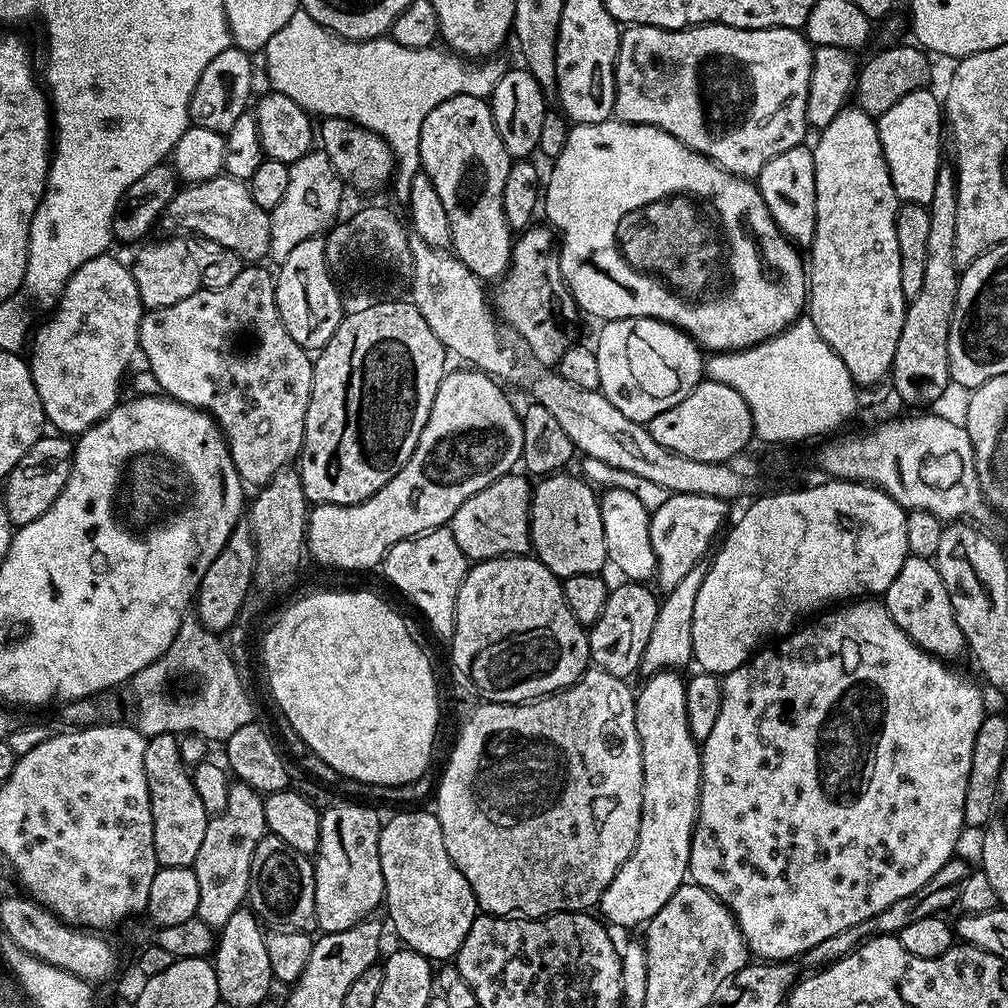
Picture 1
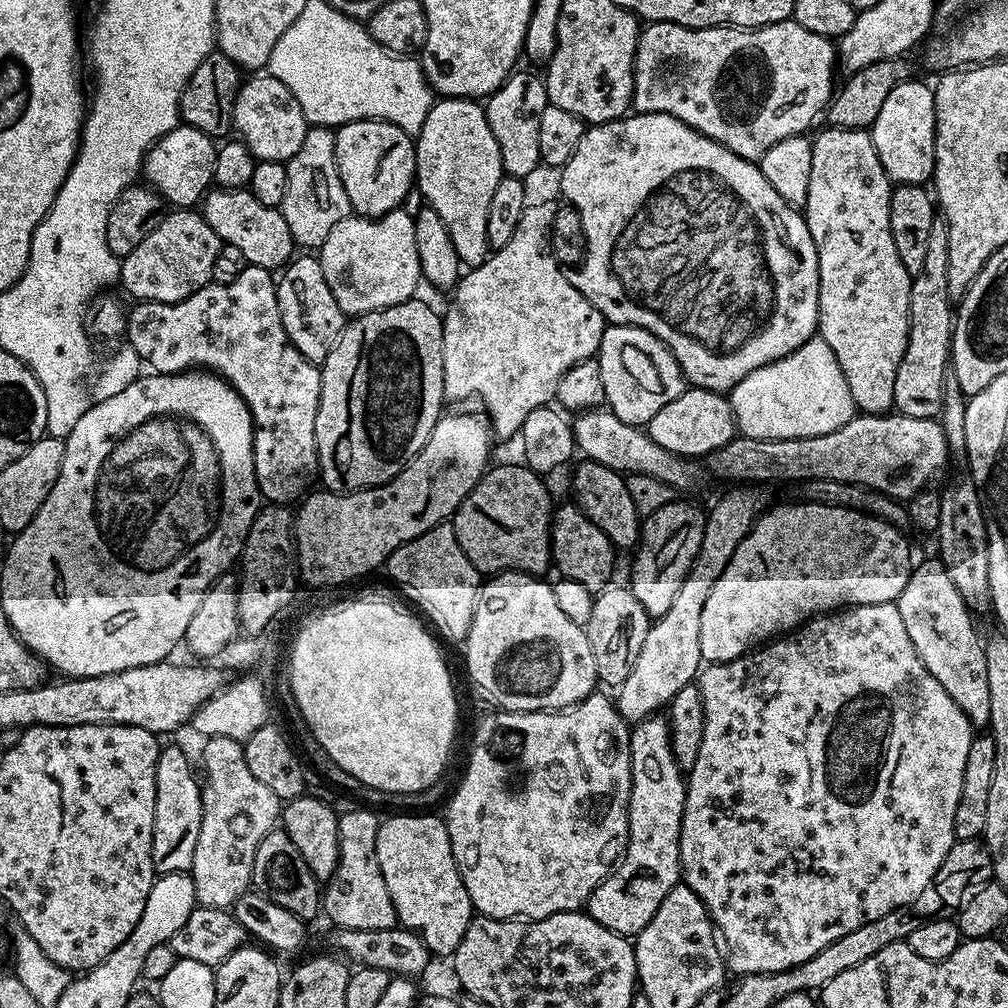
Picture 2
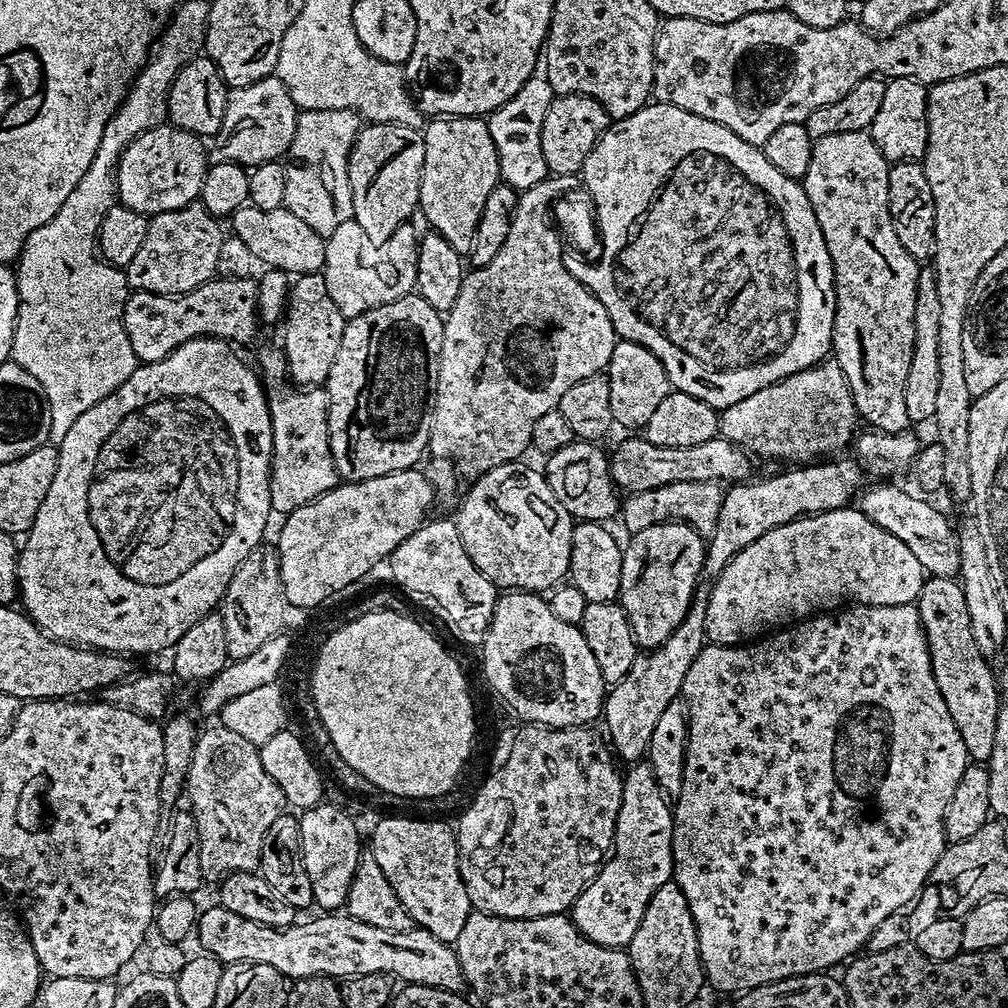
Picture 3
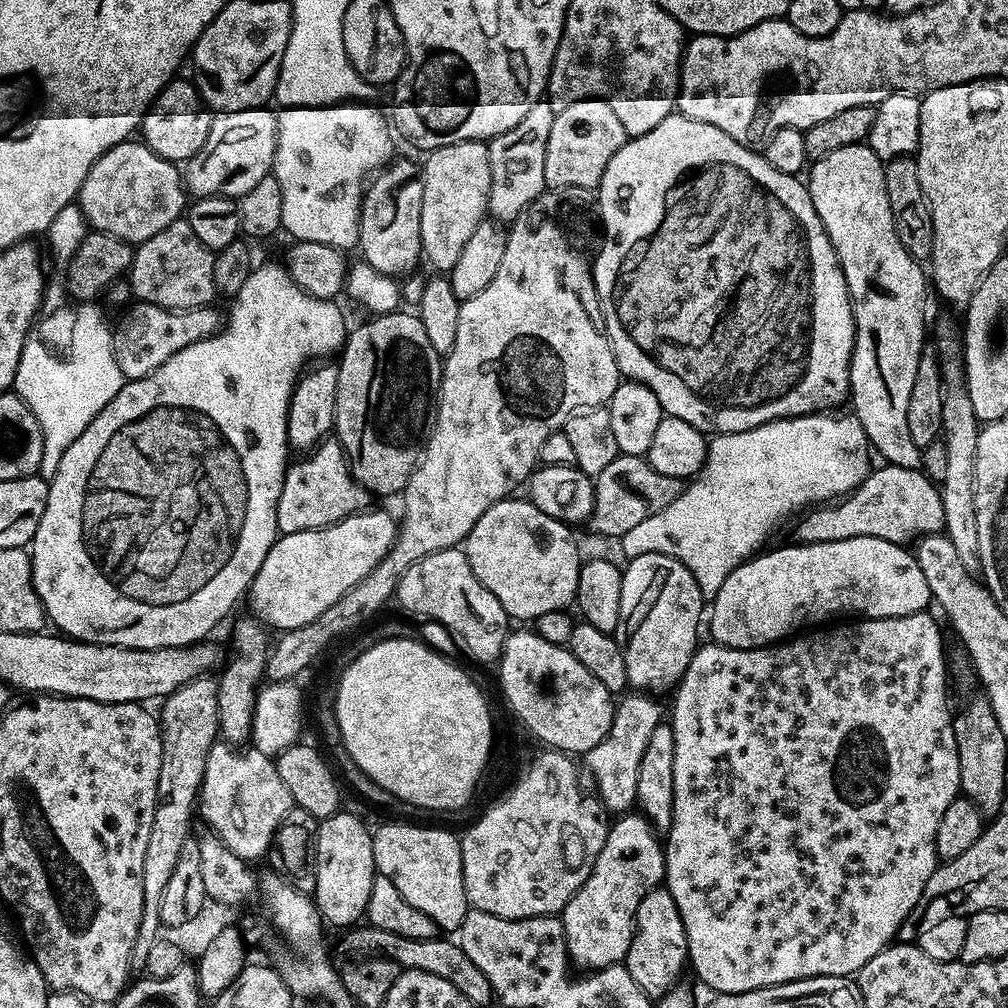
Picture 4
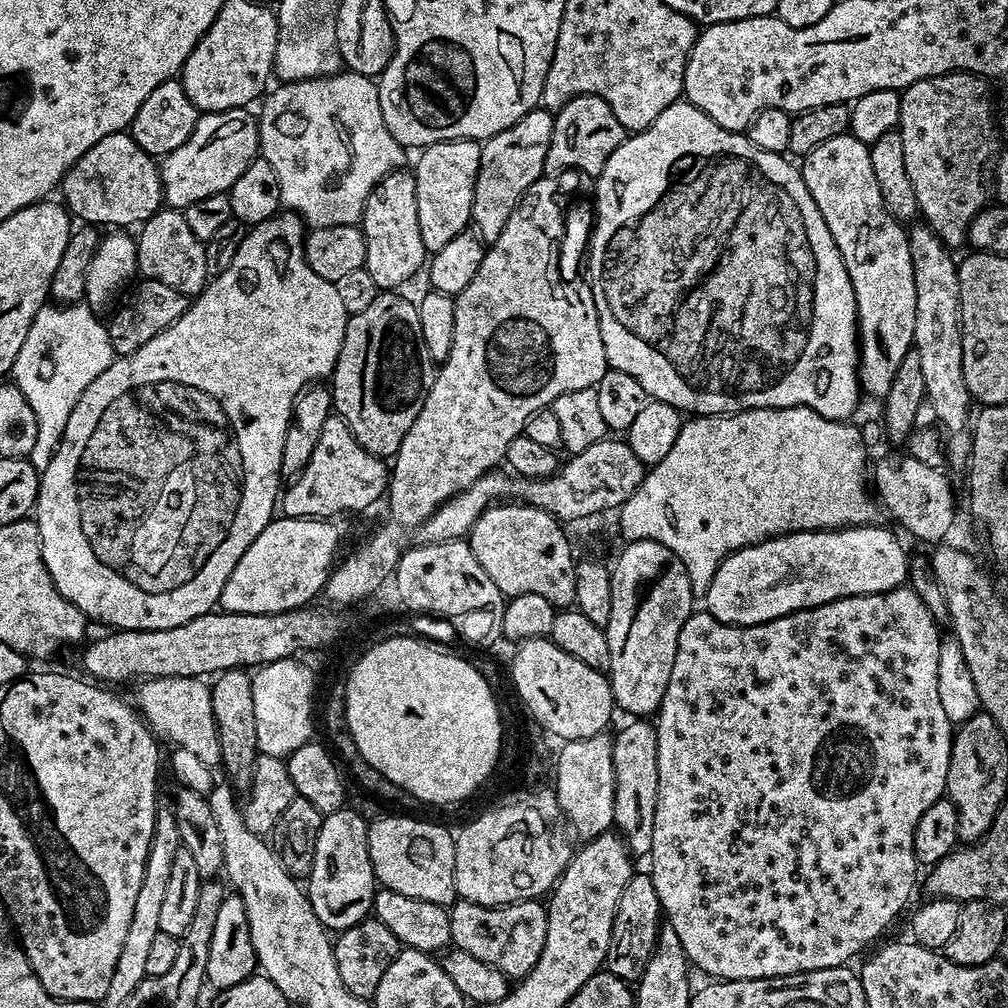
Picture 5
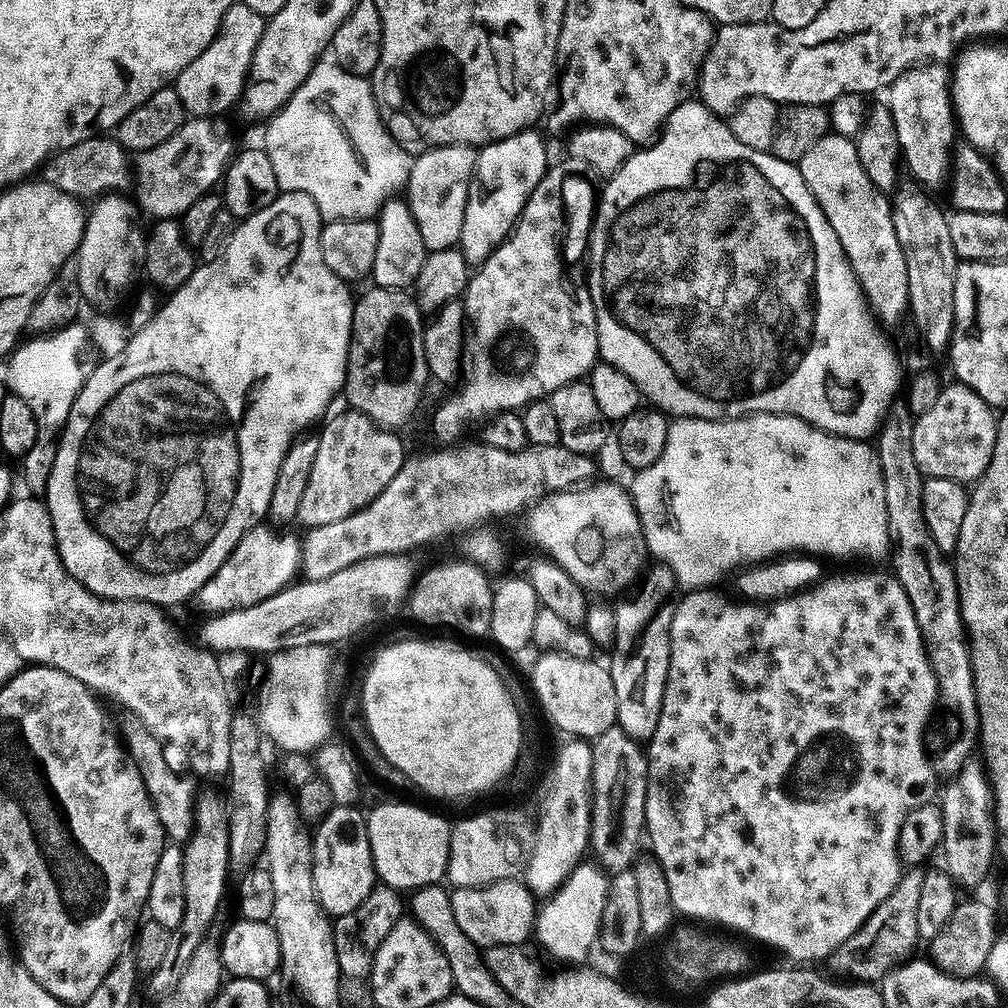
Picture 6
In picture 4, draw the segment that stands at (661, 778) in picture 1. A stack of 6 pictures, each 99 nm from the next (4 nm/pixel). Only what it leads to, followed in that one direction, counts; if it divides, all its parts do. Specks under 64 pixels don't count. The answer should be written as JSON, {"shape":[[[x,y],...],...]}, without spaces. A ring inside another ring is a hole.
{"shape":[[[624,814],[608,829],[608,837],[592,864],[592,872],[570,897],[562,913],[564,944],[576,964],[586,970],[619,965],[632,941],[638,902],[664,878],[664,849],[652,837],[654,828],[643,815]]]}

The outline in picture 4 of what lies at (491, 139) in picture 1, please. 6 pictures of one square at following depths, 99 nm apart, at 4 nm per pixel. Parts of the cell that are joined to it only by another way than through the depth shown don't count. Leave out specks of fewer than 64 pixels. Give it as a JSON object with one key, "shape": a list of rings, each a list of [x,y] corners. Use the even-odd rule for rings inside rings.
{"shape":[[[456,138],[453,144],[436,148],[422,164],[422,222],[420,246],[436,270],[452,267],[461,253],[465,240],[485,219],[488,190],[490,188],[490,164],[488,146],[483,140]]]}

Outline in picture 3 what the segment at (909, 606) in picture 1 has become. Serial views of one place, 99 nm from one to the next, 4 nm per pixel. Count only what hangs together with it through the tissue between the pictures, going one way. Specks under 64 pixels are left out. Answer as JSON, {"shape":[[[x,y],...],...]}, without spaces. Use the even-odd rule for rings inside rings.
{"shape":[[[928,576],[920,591],[918,607],[934,670],[934,682],[938,682],[938,690],[946,702],[946,710],[950,710],[950,718],[954,718],[958,734],[962,734],[962,746],[966,746],[968,755],[973,761],[987,761],[988,755],[994,750],[994,734],[998,730],[998,714],[1002,701],[1000,701],[1000,692],[996,689],[996,676],[988,665],[991,664],[989,657],[984,656],[982,650],[978,650],[974,634],[970,631],[970,610],[966,610],[964,592],[959,583],[949,576]]]}

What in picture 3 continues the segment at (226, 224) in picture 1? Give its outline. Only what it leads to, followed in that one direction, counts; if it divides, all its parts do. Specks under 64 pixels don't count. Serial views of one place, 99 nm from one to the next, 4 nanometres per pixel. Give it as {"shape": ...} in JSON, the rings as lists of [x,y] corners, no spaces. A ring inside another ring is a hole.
{"shape":[[[251,206],[240,208],[230,217],[231,235],[242,238],[243,244],[254,254],[254,258],[261,265],[272,270],[279,270],[287,274],[292,272],[296,276],[305,276],[311,272],[320,272],[324,266],[325,237],[321,233],[310,230],[302,218],[294,218],[286,214],[284,208],[278,210],[258,210]]]}

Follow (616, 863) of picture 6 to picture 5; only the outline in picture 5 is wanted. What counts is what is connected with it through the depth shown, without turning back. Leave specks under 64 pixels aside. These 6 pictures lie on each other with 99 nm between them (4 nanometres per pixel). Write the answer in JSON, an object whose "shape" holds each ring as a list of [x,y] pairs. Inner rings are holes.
{"shape":[[[636,718],[614,736],[612,757],[616,774],[615,827],[622,833],[633,857],[647,857],[652,850],[652,831],[658,802],[658,742],[656,729],[647,719]]]}

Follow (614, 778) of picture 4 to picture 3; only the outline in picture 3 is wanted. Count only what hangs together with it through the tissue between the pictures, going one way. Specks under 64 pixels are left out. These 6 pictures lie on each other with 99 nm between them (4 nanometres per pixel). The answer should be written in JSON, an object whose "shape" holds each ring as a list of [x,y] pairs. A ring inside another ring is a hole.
{"shape":[[[701,582],[696,585],[696,593],[692,595],[692,605],[682,618],[682,622],[674,630],[674,634],[657,646],[637,655],[634,666],[630,666],[630,674],[622,678],[622,682],[611,685],[604,698],[602,724],[608,727],[611,747],[621,761],[640,762],[645,759],[650,742],[650,734],[654,734],[654,725],[662,715],[662,710],[670,706],[672,700],[681,695],[686,678],[686,670],[694,662],[706,643],[706,606],[712,593],[712,584]]]}

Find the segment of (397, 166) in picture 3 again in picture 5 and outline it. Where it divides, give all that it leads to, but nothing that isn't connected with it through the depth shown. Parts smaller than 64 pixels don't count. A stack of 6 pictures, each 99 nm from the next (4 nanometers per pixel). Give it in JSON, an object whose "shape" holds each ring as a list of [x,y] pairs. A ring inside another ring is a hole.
{"shape":[[[397,170],[383,176],[366,198],[362,231],[366,242],[364,268],[373,278],[377,289],[396,290],[426,264],[422,230],[418,230],[418,198],[416,177],[411,171]]]}

